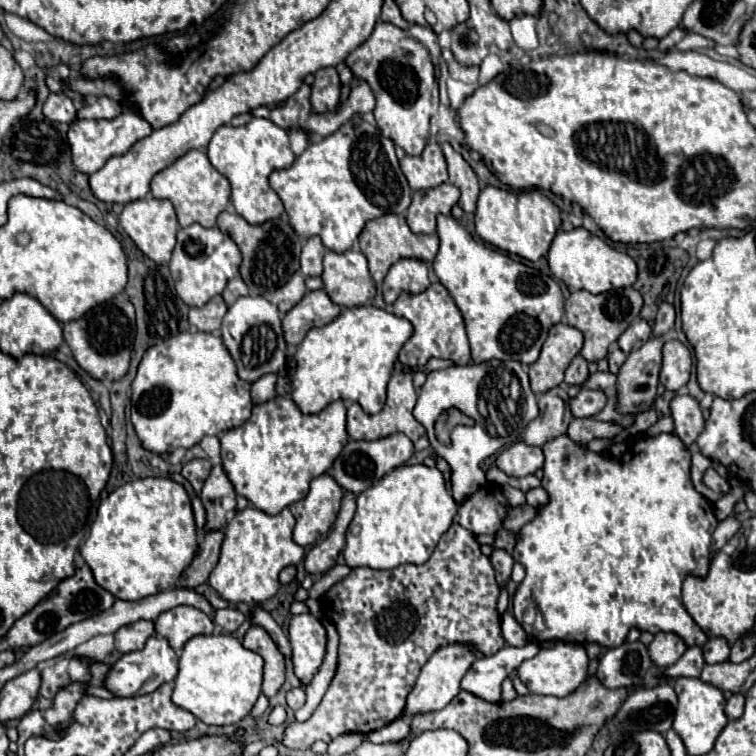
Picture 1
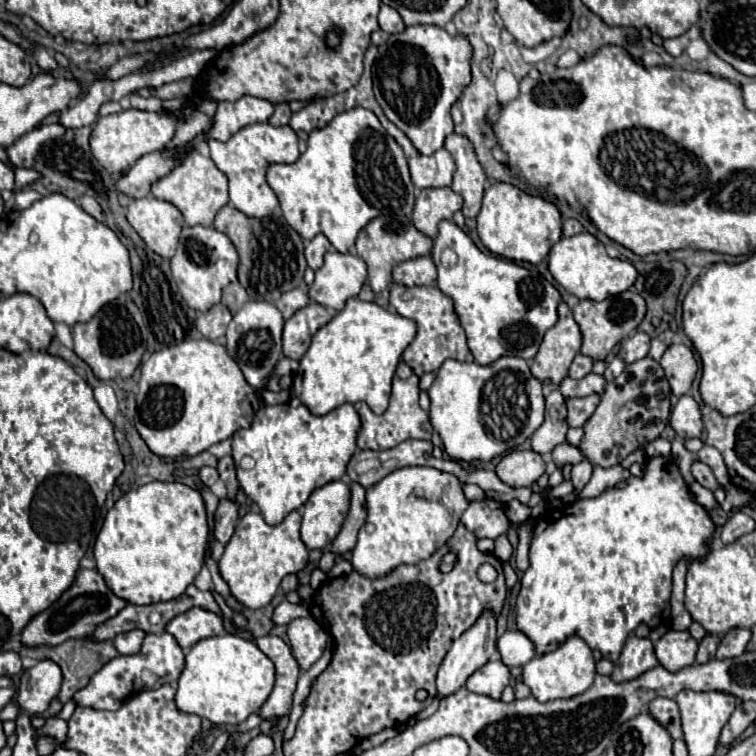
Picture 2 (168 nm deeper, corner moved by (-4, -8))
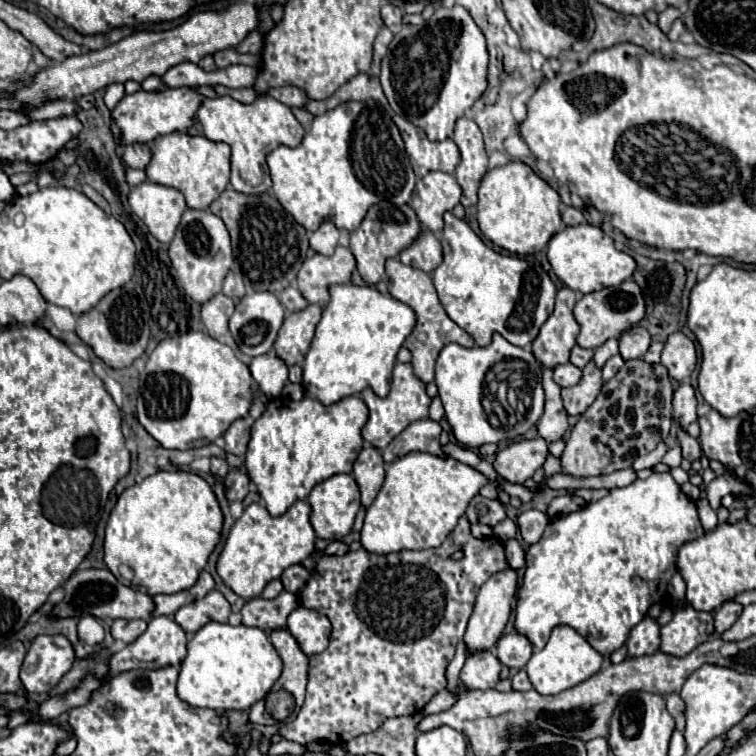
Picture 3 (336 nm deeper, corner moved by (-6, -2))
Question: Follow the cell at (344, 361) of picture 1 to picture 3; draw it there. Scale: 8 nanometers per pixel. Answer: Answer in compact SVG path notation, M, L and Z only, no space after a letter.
M331 284L329 286L329 304L323 308L323 316L317 324L315 338L311 342L311 348L305 356L303 366L303 388L309 396L317 398L325 406L335 404L347 396L359 394L367 386L373 388L377 396L387 396L391 386L391 372L397 358L399 348L403 346L405 338L411 334L415 326L415 312L395 300L393 296L381 294L375 286L355 286L355 284Z

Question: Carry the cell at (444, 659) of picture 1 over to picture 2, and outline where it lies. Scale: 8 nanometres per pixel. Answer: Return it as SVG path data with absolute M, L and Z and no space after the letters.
M485 612L485 616L481 616L481 620L477 620L477 624L473 628L469 628L469 632L465 632L459 640L453 642L453 646L449 648L449 652L445 654L439 672L437 672L437 696L439 698L447 698L451 694L455 694L457 690L461 690L467 682L467 678L479 670L489 656L495 652L495 616Z

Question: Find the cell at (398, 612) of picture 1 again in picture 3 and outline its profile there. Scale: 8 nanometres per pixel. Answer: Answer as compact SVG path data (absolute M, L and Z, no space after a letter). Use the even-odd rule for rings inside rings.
M467 516L459 518L455 530L439 548L391 554L373 554L361 548L345 556L319 556L309 572L309 580L297 596L305 608L319 610L331 618L331 642L327 650L309 658L305 704L293 722L279 726L279 736L299 744L321 740L337 746L359 734L375 732L385 718L421 712L423 706L447 686L445 670L455 656L455 642L465 634L479 588L507 566L503 542L495 536L473 538ZM453 552L463 552L463 558L453 560Z

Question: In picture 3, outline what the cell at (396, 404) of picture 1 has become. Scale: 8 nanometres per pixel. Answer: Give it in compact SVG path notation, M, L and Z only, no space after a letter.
M397 362L393 368L393 380L391 380L391 392L385 398L379 398L371 388L365 388L361 392L361 398L369 406L369 420L363 426L363 440L371 446L383 450L391 444L391 440L401 434L411 422L427 418L429 416L429 404L431 398L425 392L425 384L419 382L419 378L413 374L411 364Z

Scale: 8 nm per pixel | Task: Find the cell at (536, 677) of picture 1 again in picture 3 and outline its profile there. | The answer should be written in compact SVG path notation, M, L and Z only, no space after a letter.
M557 626L551 632L547 646L543 650L533 652L525 670L529 674L533 688L539 694L559 694L567 688L581 684L583 680L591 678L595 672L599 672L601 664L603 664L603 656L579 632L571 630L569 626Z

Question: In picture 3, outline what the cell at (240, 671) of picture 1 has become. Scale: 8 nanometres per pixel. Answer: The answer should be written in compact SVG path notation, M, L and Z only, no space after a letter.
M207 622L187 644L187 656L181 662L177 694L183 702L213 710L247 710L265 698L281 676L283 662L269 636L261 628L231 626Z

